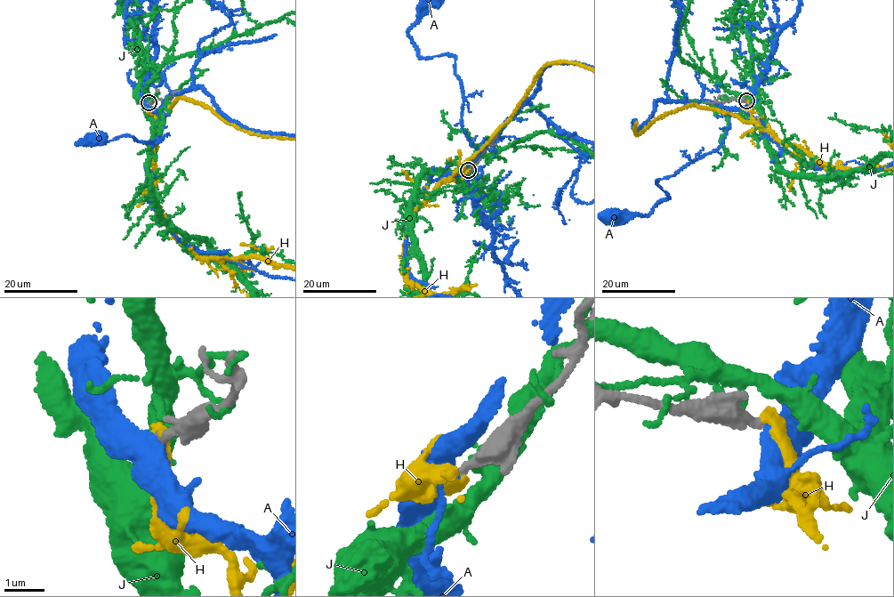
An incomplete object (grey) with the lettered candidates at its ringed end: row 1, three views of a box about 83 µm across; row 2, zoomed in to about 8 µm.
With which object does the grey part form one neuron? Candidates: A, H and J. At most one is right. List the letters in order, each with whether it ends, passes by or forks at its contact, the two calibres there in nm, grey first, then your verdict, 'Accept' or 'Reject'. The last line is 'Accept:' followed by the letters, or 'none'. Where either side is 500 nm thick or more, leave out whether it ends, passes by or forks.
A: It forks there. Thickness 280 nm (grey) against 360 nm. Reject
H: It ends there. Thickness 280 nm (grey) against 280 nm. Accept
J: It ends there. Thickness 480 nm (grey) against 160 nm. Reject
Accept: H

